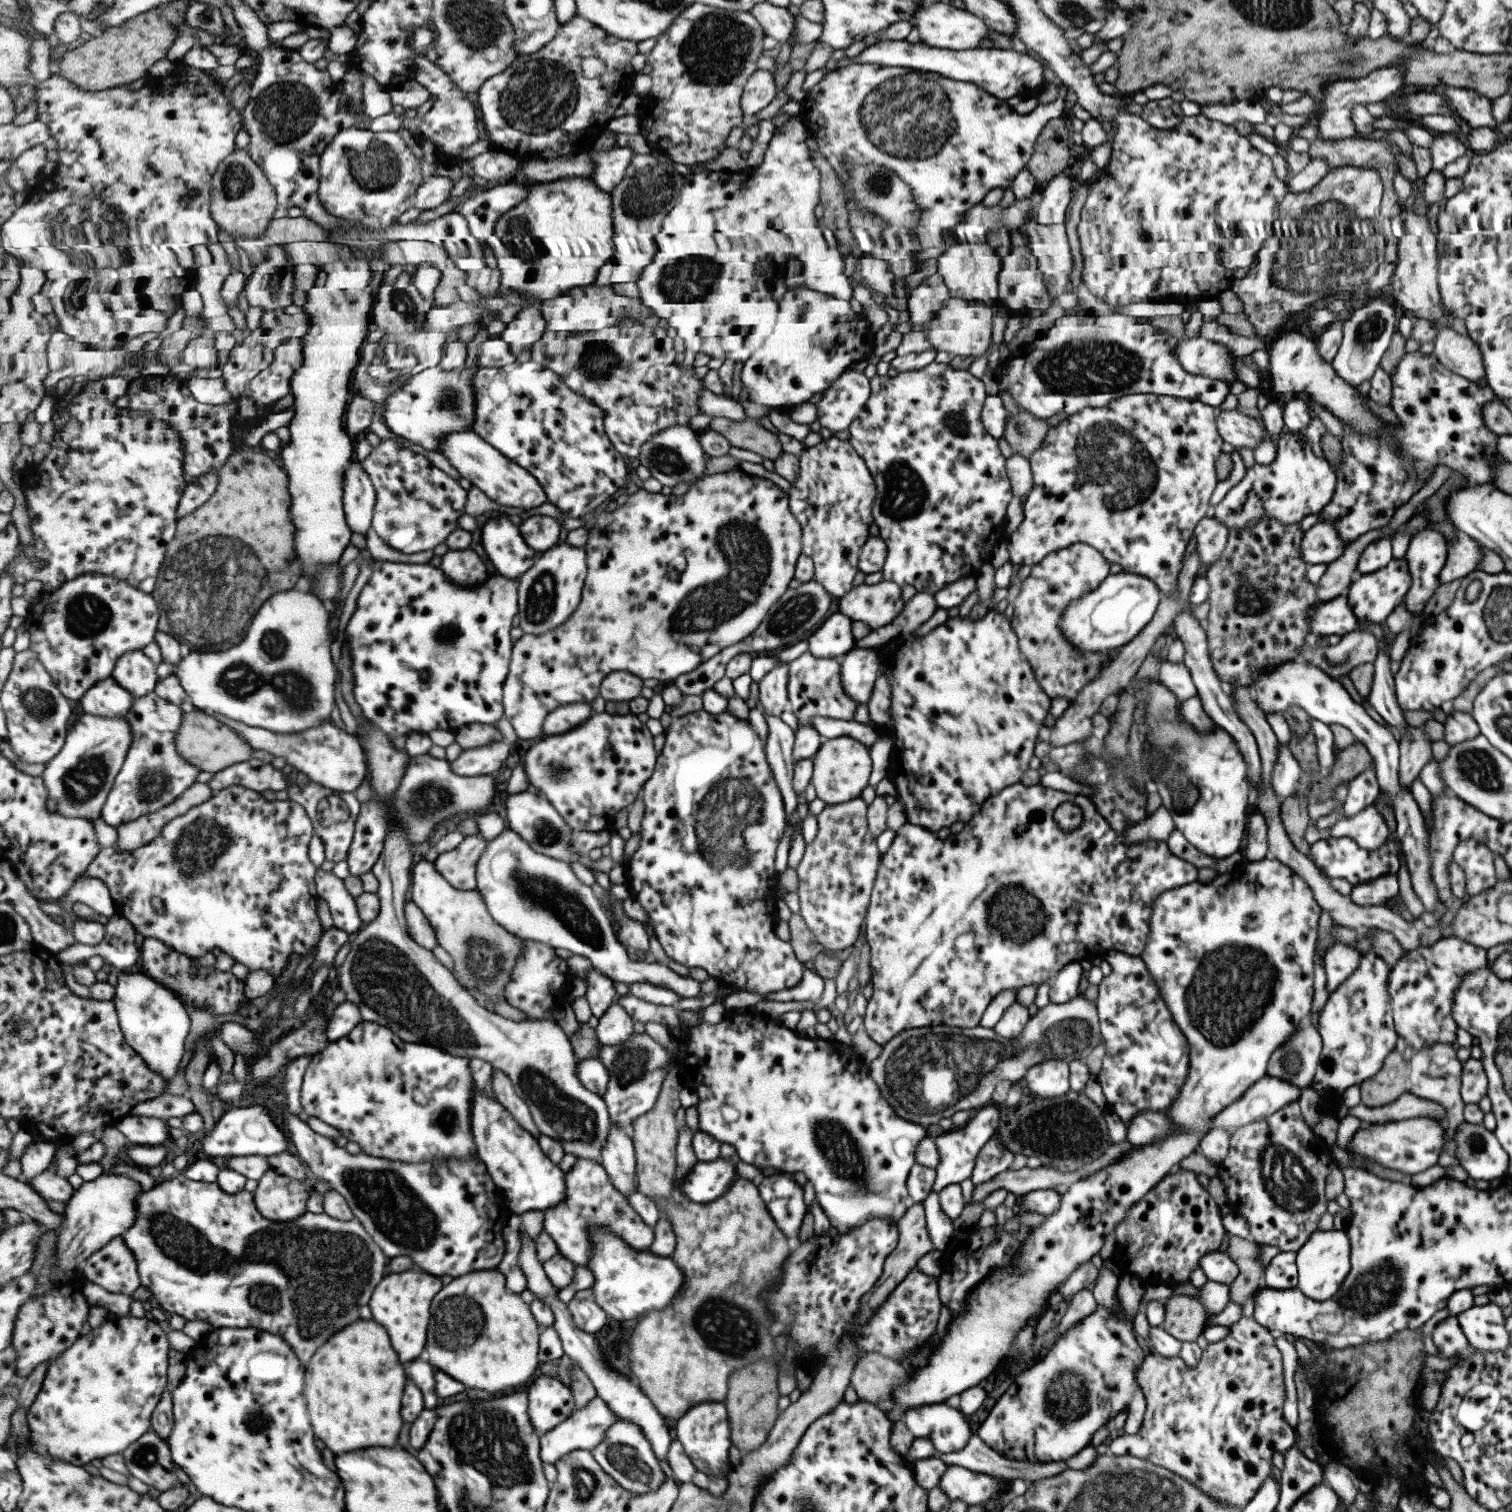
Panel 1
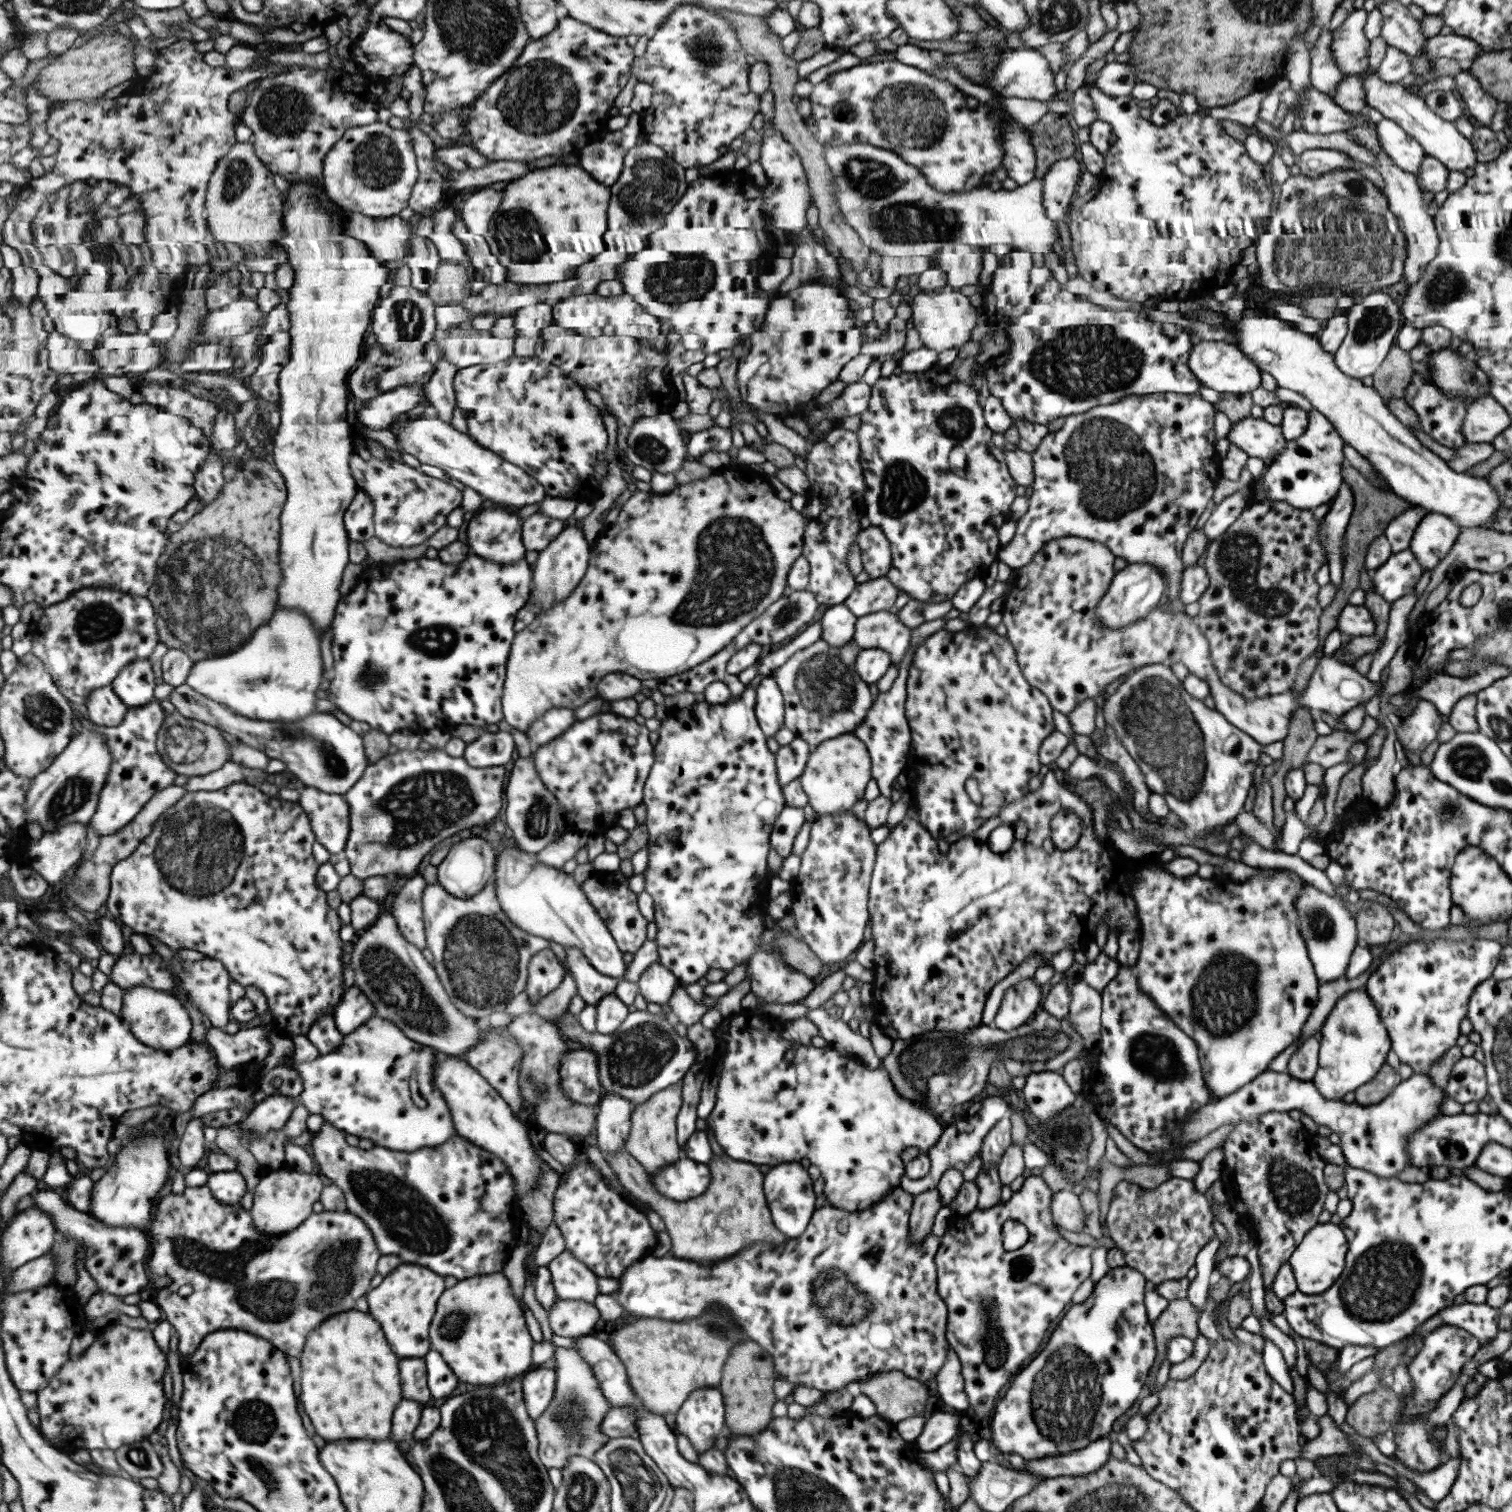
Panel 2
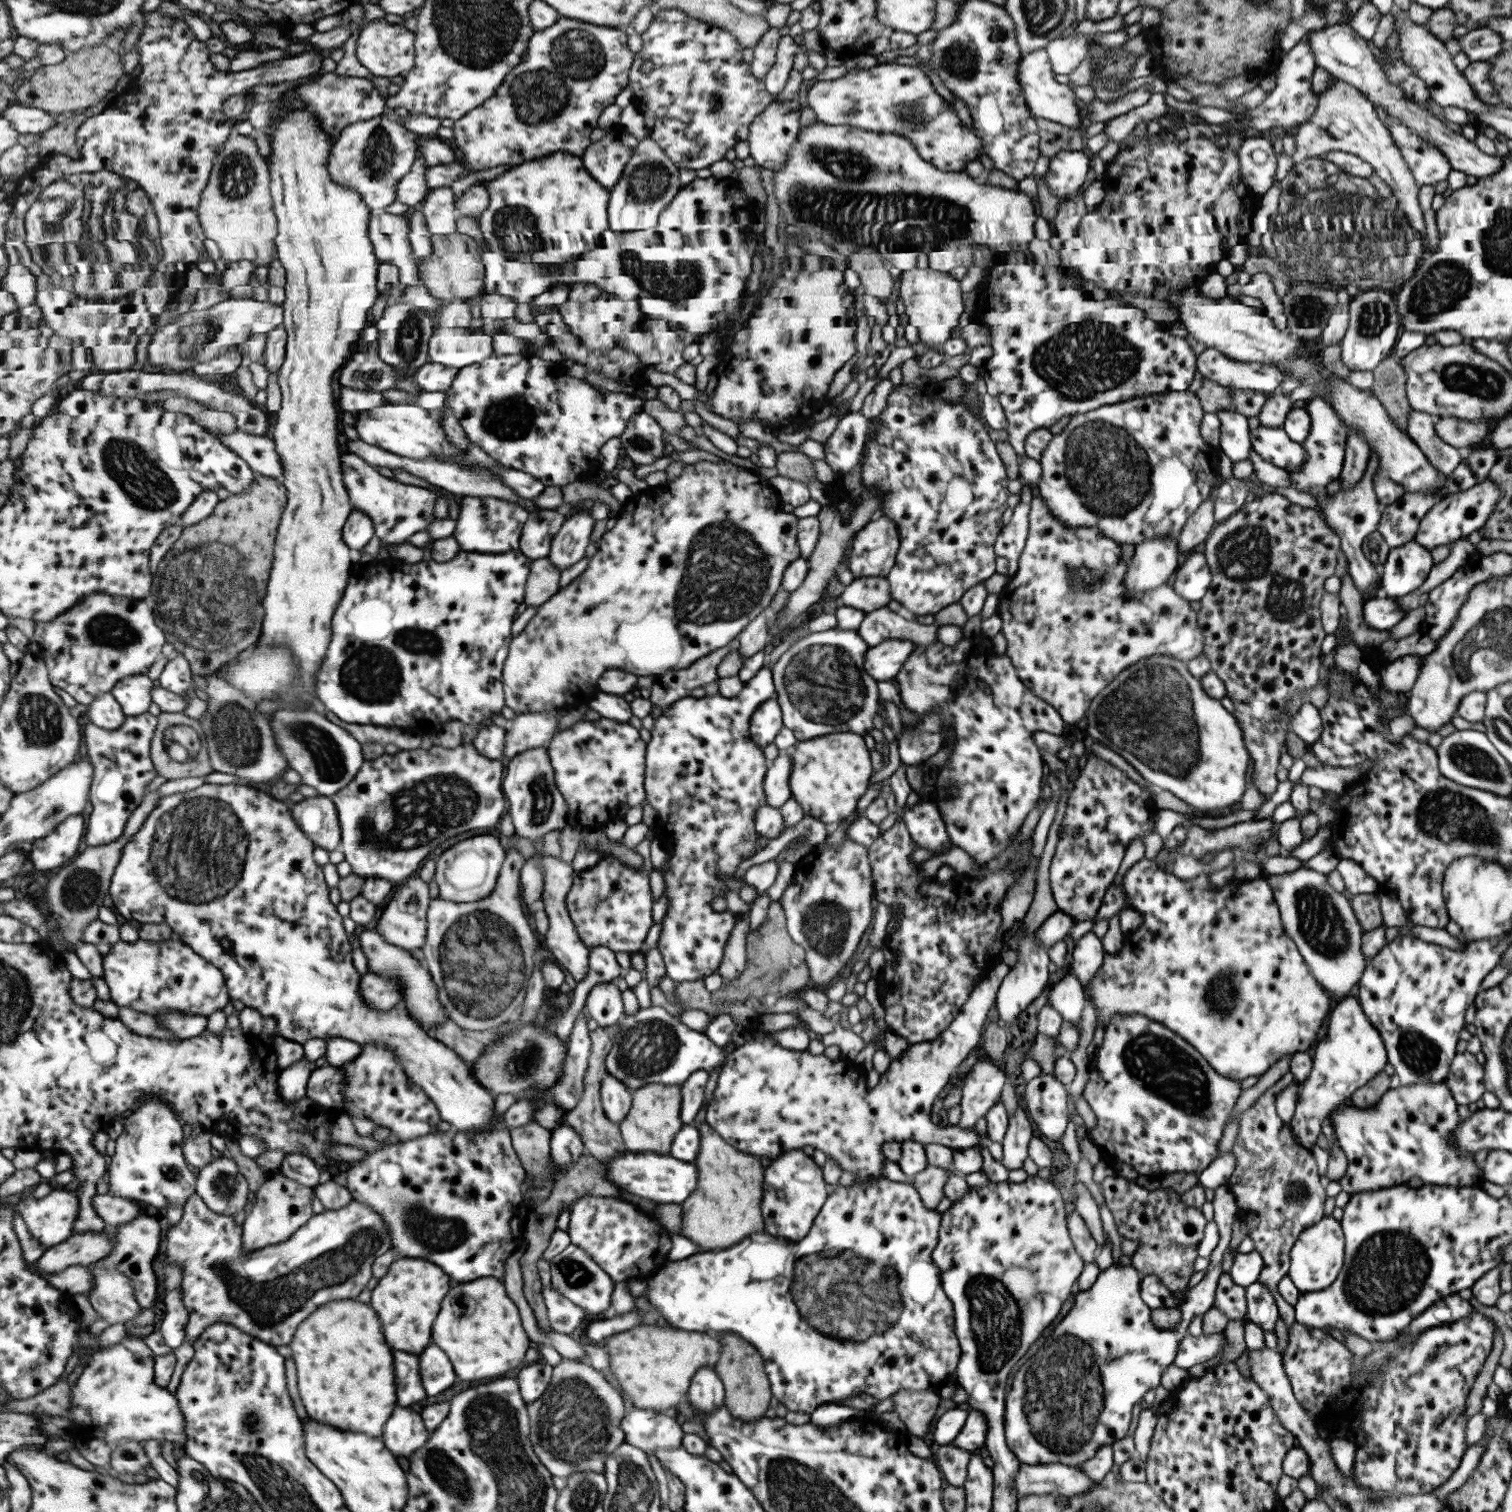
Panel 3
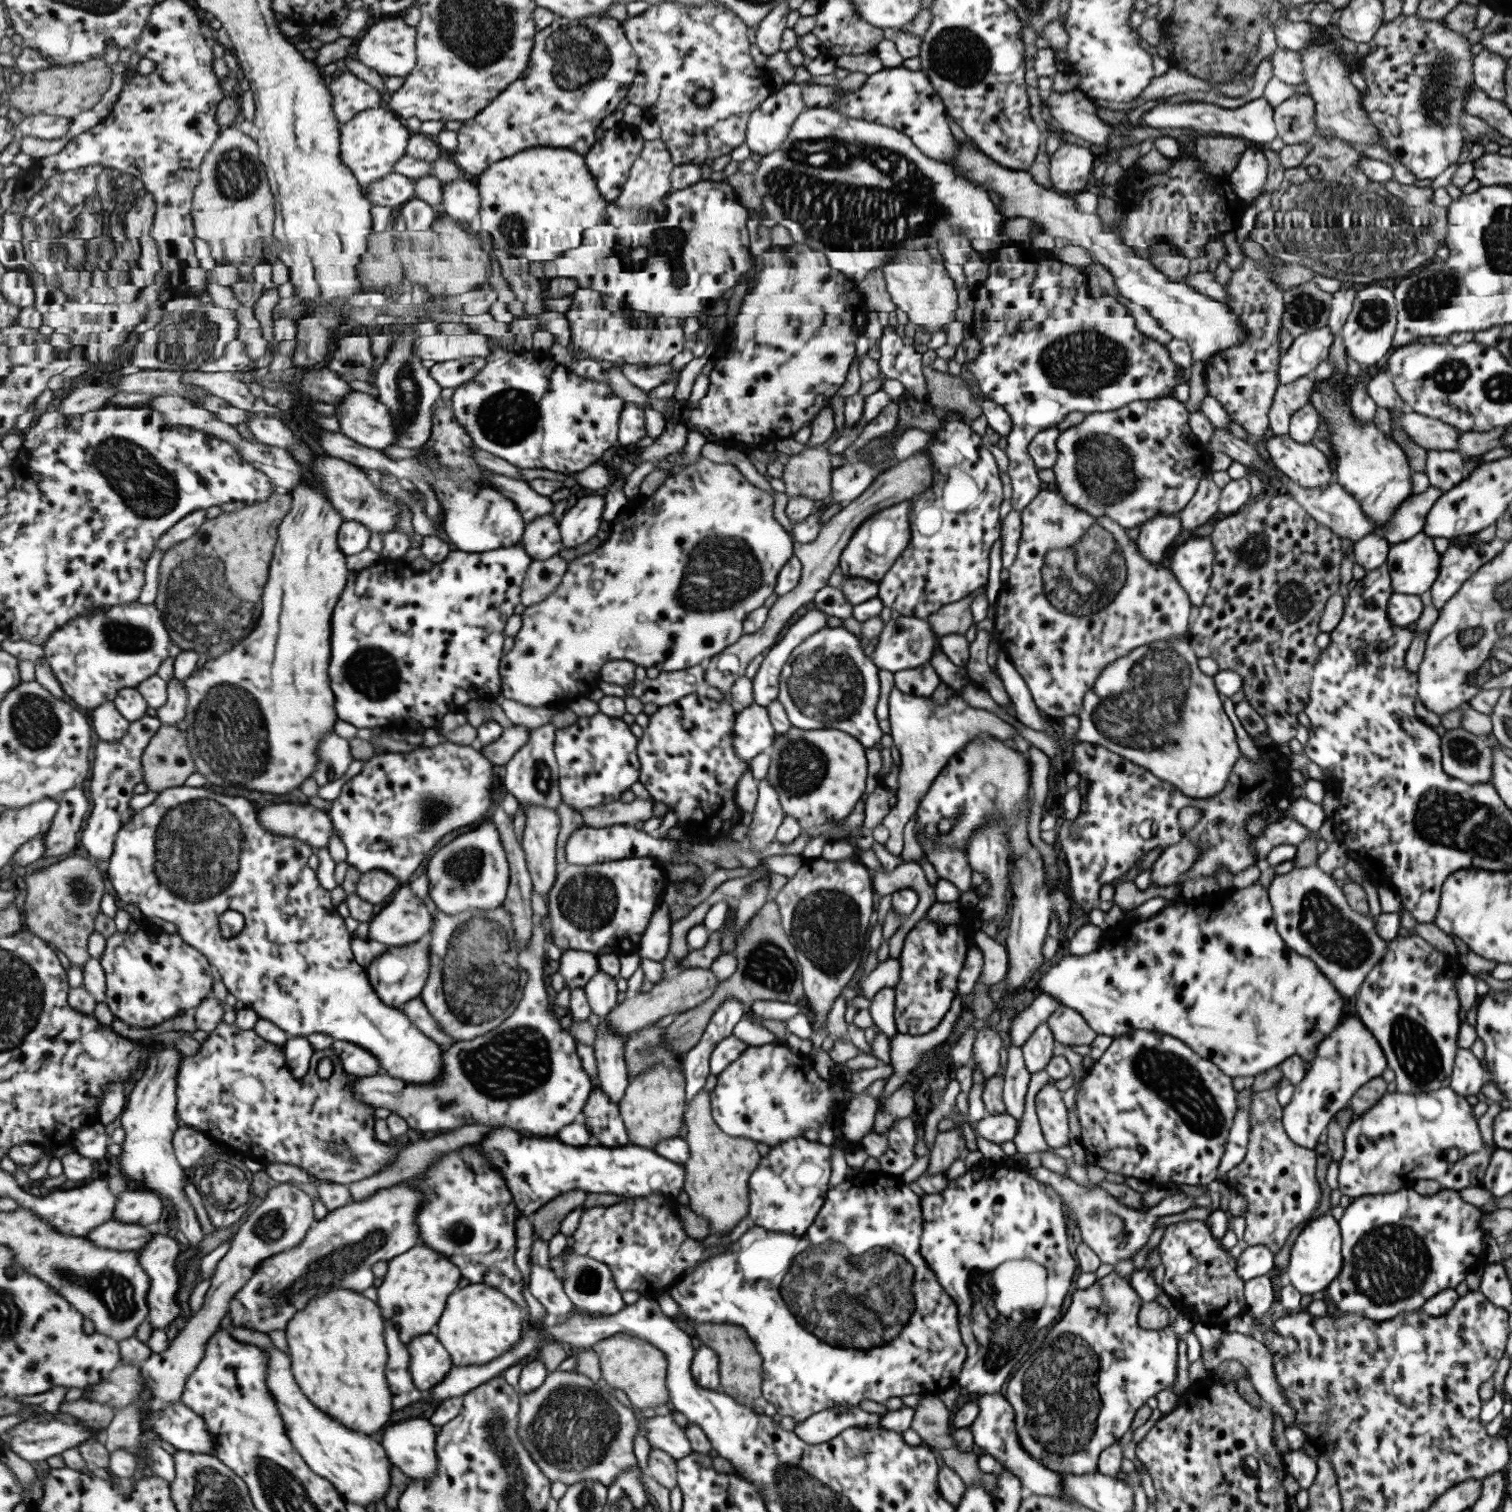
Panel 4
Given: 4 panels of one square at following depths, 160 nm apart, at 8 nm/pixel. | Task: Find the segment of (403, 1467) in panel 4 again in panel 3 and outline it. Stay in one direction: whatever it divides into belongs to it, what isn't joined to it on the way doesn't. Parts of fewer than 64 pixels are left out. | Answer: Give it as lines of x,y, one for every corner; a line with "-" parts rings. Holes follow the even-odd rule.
397,1408
393,1420
385,1424
385,1444
393,1454
409,1458
430,1439
425,1419
421,1412
413,1412
409,1408

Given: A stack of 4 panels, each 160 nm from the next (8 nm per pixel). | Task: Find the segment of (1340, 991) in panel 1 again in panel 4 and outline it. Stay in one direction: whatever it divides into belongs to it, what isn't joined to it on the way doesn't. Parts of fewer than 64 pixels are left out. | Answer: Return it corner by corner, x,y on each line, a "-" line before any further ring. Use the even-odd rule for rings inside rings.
1344,1017
1318,1044
1303,1078
1293,1087
1291,1099
1282,1108
1282,1128
1289,1140
1311,1150
1332,1116
1350,1102
1352,1094
1368,1080
1381,1076
1388,1066
1375,1037
1356,1017

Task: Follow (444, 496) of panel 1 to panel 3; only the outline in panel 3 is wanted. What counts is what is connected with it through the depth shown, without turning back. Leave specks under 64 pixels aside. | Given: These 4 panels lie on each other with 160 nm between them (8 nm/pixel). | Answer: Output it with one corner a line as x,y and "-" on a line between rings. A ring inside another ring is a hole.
345,452
341,459
341,468
354,510
360,510
373,519
376,536
381,541
393,545
407,544
413,534
427,530
427,526
437,519
435,505
441,496
434,491
382,476
357,453

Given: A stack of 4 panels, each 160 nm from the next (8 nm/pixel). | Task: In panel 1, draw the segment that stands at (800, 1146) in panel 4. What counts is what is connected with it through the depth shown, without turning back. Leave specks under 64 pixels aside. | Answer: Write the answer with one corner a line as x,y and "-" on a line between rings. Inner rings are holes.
785,1172
775,1173
759,1179
760,1196
765,1201
766,1209
772,1217
776,1228
788,1239
795,1240
799,1235
799,1226
808,1209
803,1203
802,1187
793,1181
792,1174

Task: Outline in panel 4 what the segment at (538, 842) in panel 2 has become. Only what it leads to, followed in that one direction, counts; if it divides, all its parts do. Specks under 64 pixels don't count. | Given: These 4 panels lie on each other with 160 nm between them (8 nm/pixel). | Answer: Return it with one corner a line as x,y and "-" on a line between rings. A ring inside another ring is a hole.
551,723
531,729
531,738
527,746
519,750
519,753
503,767
503,788
515,796
519,808
525,814
532,806
547,806
557,812
557,806
563,803
560,765
554,750
557,729

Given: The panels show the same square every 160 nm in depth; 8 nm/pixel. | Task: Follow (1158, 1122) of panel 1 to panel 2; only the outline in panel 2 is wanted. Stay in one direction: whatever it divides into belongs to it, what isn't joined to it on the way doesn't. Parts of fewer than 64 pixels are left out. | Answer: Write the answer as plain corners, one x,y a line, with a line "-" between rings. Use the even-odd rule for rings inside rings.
1263,1071
1235,1092
1191,1111
1180,1128
1170,1137
1185,1143
1195,1142
1222,1124
1234,1124
1264,1112
1288,1112
1298,1110
1318,1124
1326,1126
1339,1136
1339,1148
1345,1164
1360,1168
1379,1178
1392,1178
1410,1164
1407,1152
1408,1138
1414,1130
1424,1126
1439,1115
1439,1106
1447,1096
1424,1074
1412,1074
1402,1080
1377,1104
1360,1105
1340,1099
1323,1098
1311,1081
1293,1078
1287,1072

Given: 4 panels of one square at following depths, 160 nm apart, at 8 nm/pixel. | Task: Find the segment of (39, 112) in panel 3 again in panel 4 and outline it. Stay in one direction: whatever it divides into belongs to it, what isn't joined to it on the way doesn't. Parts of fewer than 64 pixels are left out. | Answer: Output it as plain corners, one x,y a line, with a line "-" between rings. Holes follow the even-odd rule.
44,112
24,115
25,118
17,126
23,136
33,136
43,140
59,140
71,128
71,119
66,116
55,116

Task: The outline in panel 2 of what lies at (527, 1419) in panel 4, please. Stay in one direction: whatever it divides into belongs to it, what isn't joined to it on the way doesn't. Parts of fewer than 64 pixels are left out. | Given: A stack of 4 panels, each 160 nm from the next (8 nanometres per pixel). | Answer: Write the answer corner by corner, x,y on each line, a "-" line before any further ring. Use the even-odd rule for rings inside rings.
556,1347
556,1394
548,1410
536,1420
536,1429
540,1457
544,1465
548,1469
565,1469
572,1456
587,1456
595,1460
597,1451
612,1439
602,1431
601,1426
613,1406
605,1396
602,1384
591,1364
587,1364
587,1360
573,1348

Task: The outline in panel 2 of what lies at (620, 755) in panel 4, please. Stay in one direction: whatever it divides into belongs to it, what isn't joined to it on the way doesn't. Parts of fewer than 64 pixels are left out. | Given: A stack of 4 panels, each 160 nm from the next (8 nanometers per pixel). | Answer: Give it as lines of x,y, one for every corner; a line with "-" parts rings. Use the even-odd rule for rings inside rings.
613,712
601,713
577,721
556,740
538,747
533,754
535,770
543,784
556,793
557,801
566,810
566,820
571,830
597,833
619,824
623,811
644,803
644,789
656,764
656,746
649,740
649,730
631,718

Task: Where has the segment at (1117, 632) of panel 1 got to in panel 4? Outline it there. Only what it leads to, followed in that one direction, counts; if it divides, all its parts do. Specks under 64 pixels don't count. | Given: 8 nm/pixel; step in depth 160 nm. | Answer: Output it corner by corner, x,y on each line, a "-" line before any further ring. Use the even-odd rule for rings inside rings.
1155,515
1147,519
1143,524
1140,524
1139,534
1137,534
1135,544
1139,552
1149,560
1150,563
1159,564
1163,559
1167,560
1169,550
1174,546
1173,541
1181,529
1178,515

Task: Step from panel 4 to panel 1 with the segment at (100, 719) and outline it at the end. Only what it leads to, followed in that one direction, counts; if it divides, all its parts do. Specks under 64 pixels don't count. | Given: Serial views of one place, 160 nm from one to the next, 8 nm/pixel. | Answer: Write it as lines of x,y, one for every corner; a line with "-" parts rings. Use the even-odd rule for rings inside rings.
109,678
86,691
80,702
85,713
119,718
126,716
136,700
130,690
123,688
114,678

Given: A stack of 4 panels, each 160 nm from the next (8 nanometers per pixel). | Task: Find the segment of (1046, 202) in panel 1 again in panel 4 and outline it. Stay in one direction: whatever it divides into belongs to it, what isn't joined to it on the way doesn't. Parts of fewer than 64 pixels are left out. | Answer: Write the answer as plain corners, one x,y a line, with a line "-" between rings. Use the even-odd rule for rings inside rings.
1063,143
1048,157
1052,188
1067,195
1080,192
1095,167
1091,151
1076,144

